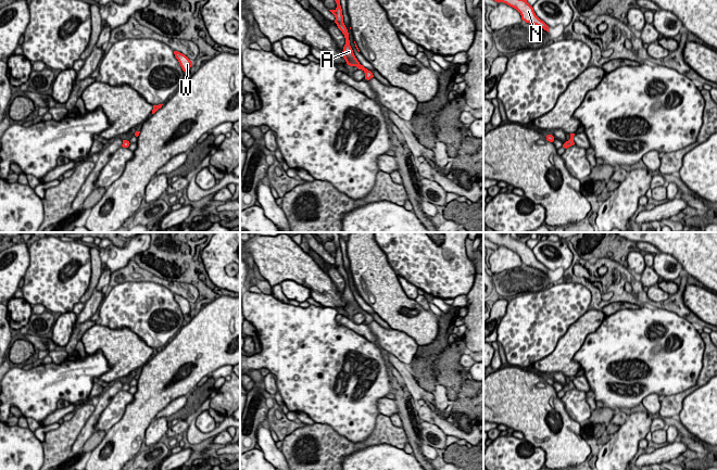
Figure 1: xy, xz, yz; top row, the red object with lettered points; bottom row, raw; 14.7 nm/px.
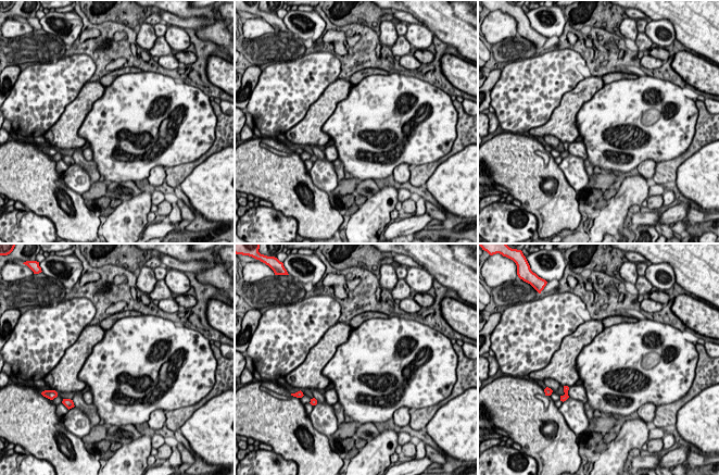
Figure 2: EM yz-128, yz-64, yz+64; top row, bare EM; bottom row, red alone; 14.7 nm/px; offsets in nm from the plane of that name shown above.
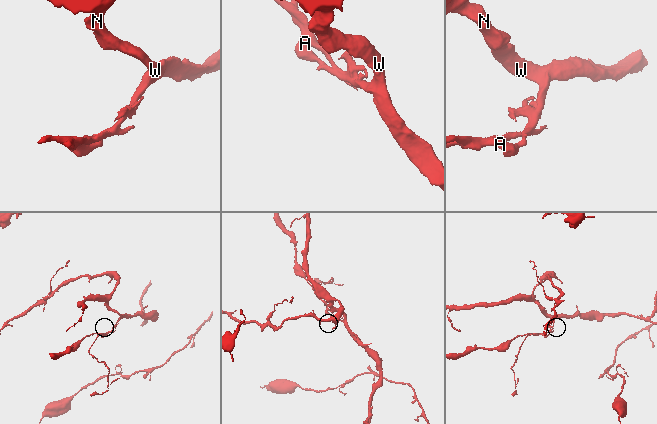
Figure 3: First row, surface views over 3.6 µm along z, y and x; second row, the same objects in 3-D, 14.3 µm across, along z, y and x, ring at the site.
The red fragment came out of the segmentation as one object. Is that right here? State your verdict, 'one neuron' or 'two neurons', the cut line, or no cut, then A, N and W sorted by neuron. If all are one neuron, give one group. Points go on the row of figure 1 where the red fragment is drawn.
two neurons; cut in yz along (570, 144), (565, 148); A / N W

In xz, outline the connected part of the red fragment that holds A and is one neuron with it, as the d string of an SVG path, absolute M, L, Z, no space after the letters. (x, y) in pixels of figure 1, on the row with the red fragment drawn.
M335 0L335 1L337 3L337 8L335 10L329 10L329 11L335 15L336 17L335 23L337 24L338 28L342 31L345 38L345 45L343 47L342 56L344 58L348 65L356 66L358 69L362 69L365 74L367 74L369 71L360 64L350 46L349 33L343 23L343 15L340 5L340 0Z

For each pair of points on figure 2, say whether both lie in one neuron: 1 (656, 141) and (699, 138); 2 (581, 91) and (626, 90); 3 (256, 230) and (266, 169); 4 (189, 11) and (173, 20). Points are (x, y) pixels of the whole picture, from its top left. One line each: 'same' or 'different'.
1: different
2: different
3: different
4: different

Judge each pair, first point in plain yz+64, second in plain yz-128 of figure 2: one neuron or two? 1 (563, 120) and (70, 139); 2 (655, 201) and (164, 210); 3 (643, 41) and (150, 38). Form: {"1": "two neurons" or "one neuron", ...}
{"1": "one neuron", "2": "one neuron", "3": "two neurons"}

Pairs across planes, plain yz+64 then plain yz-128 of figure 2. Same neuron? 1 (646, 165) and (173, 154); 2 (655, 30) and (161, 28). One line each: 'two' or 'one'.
1: two
2: two

